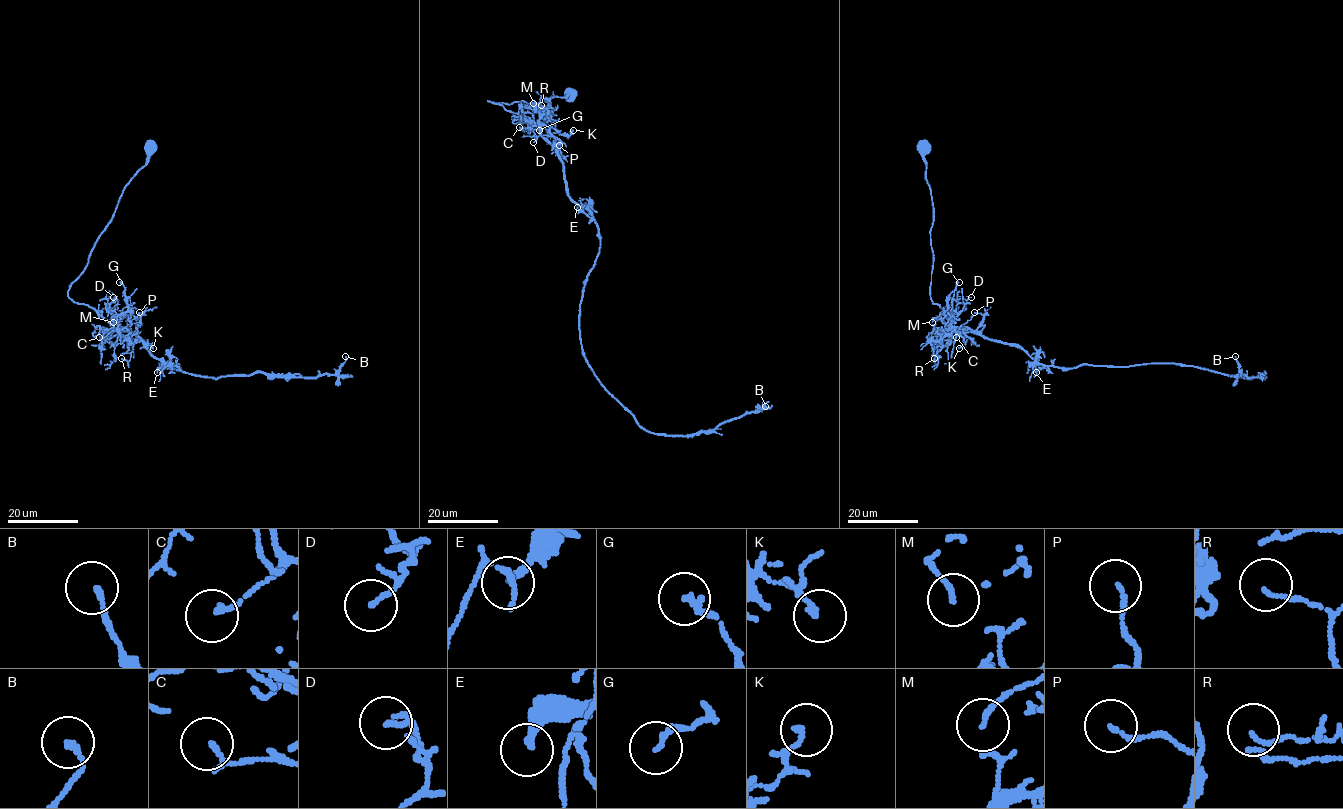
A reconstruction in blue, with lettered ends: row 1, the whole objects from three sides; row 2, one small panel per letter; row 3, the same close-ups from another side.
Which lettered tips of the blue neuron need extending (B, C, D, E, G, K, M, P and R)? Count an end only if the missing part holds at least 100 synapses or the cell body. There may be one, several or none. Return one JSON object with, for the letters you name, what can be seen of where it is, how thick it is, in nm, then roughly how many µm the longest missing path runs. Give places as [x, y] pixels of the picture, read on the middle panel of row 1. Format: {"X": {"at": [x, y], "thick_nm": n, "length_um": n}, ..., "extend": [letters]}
{"extend": []}

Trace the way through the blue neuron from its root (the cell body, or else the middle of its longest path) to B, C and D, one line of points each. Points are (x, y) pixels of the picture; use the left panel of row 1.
B: (147, 147), (148, 162), (68, 296), (180, 368), (160, 365), (196, 375), (319, 377), (345, 356)
C: (147, 147), (148, 162), (125, 187), (85, 270), (68, 289), (71, 299), (92, 307), (113, 326), (99, 337)
D: (147, 147), (148, 162), (125, 187), (85, 270), (68, 289), (75, 302), (92, 307), (117, 327), (113, 297)

